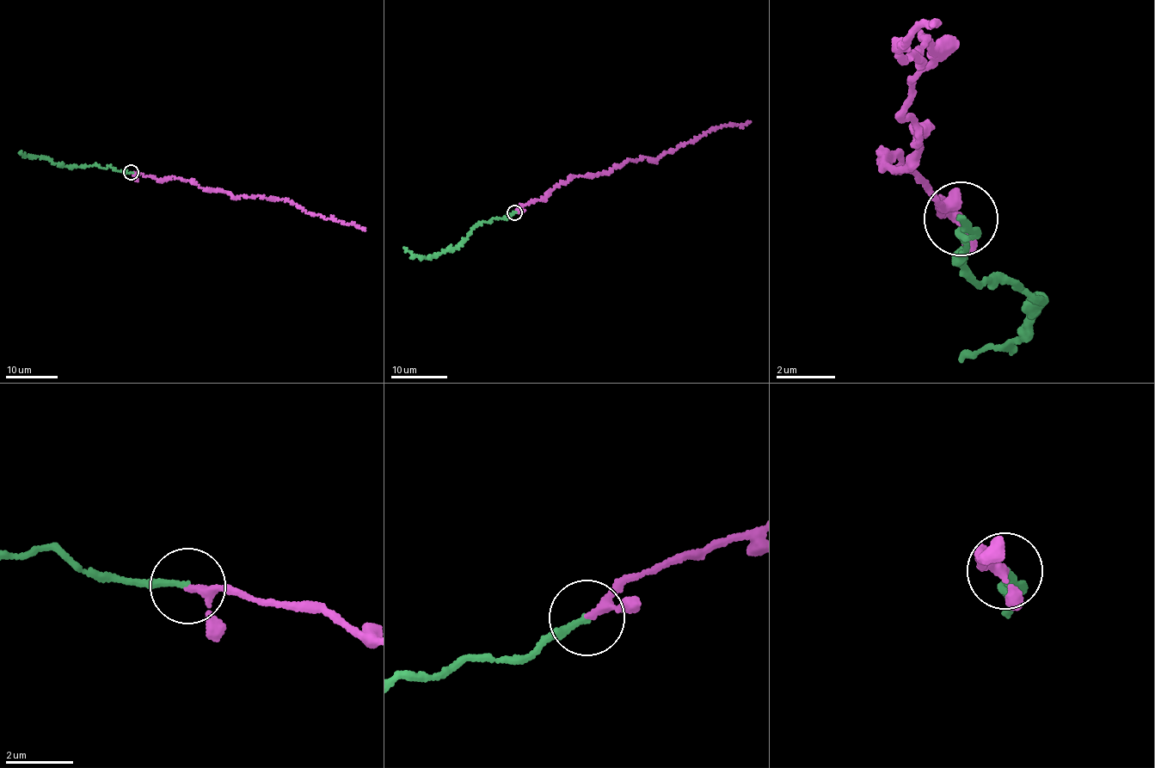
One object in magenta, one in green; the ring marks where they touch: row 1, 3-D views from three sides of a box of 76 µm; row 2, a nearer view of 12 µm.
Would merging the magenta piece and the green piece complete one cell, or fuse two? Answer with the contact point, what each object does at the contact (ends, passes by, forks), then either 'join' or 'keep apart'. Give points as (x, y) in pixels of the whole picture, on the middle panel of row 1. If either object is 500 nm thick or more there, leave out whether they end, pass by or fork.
place (514, 212); magenta passes by; green ends; join

